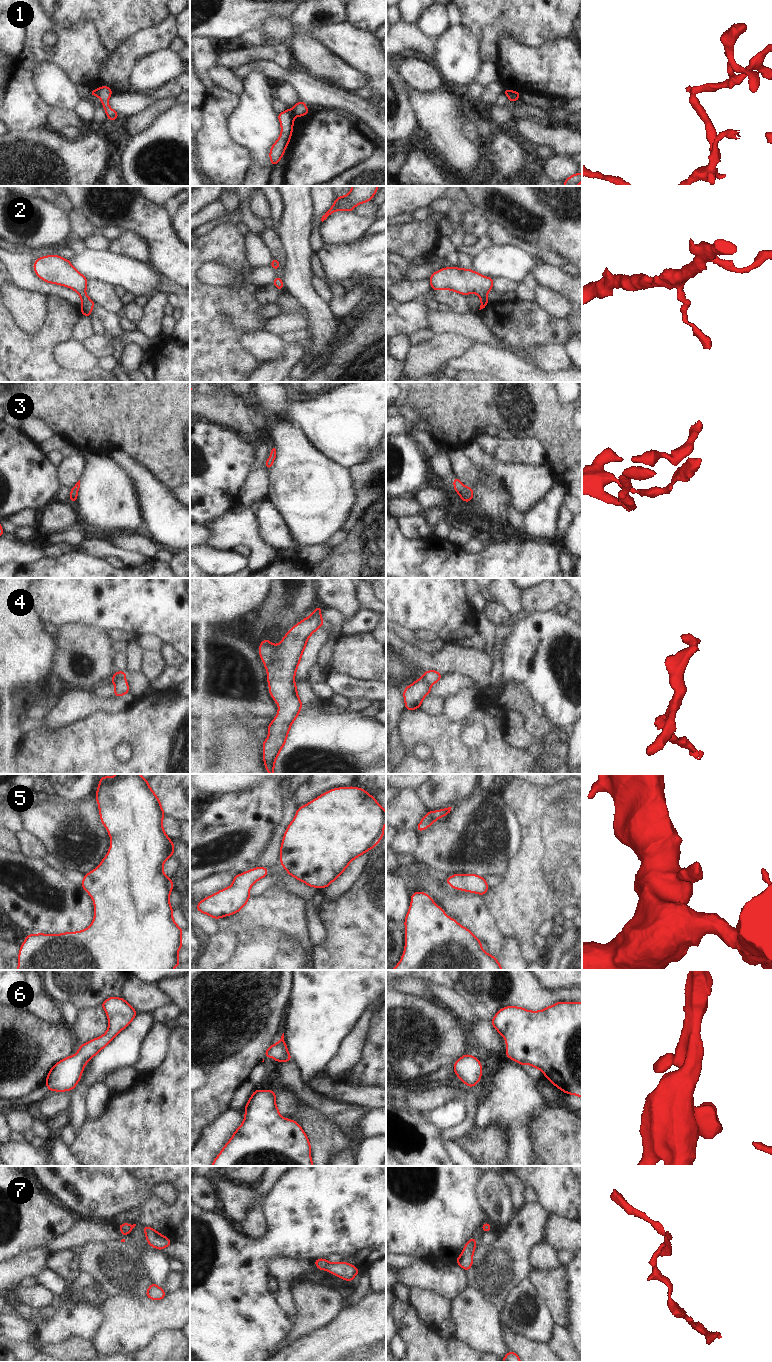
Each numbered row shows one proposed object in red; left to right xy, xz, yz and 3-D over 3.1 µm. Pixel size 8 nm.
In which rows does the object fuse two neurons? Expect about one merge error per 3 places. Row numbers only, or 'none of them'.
1, 4

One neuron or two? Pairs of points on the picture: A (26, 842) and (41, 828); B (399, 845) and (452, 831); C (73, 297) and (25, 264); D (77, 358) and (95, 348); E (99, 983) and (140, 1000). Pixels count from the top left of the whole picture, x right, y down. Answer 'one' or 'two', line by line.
A: two
B: two
C: one
D: two
E: two

